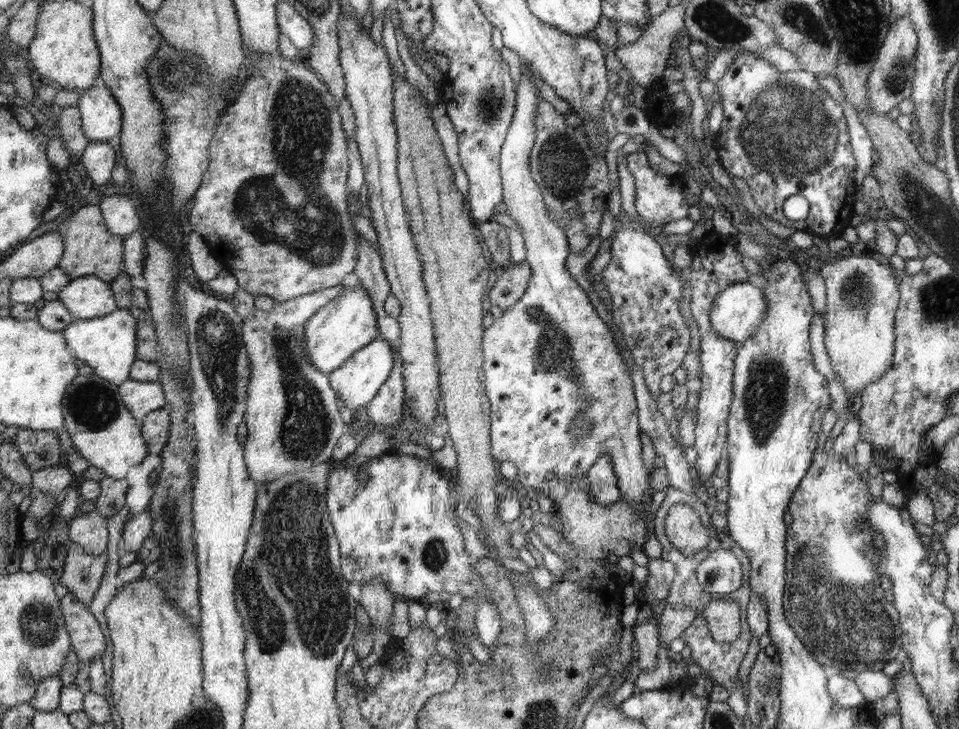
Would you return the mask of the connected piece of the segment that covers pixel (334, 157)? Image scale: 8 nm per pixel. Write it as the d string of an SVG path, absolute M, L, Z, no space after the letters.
M247 52L250 66L247 68L247 79L242 87L240 96L233 104L230 104L226 113L222 114L216 134L209 144L209 168L204 174L204 181L197 188L189 221L194 233L200 234L212 255L222 264L222 267L230 270L236 277L237 285L242 290L254 297L260 295L269 296L275 303L286 301L305 295L314 294L326 288L340 285L347 274L354 272L357 267L360 254L358 253L357 232L354 221L349 214L347 196L348 153L347 138L341 125L341 116L337 109L337 102L333 93L321 77L310 69L304 61L293 63L284 59L280 52L267 52L267 54L255 54Z

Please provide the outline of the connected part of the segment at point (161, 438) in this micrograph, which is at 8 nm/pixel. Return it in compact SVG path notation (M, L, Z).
M166 408L151 412L141 423L141 433L145 437L150 454L156 460L168 442L172 430L172 414Z

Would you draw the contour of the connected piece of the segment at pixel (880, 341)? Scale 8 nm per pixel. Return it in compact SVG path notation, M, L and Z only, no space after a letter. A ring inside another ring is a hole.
M853 255L850 258L838 259L834 264L817 268L817 272L826 283L826 313L823 315L825 347L831 358L832 370L856 403L865 387L880 380L892 366L894 323L900 304L900 293L896 292L896 280L892 276L892 270L886 268L886 276L882 276L882 264L868 256Z

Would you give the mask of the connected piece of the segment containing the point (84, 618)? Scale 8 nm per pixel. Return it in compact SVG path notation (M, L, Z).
M68 592L61 600L61 611L66 612L66 628L70 628L70 640L74 640L73 651L84 666L106 650L106 636L90 613L89 608Z

